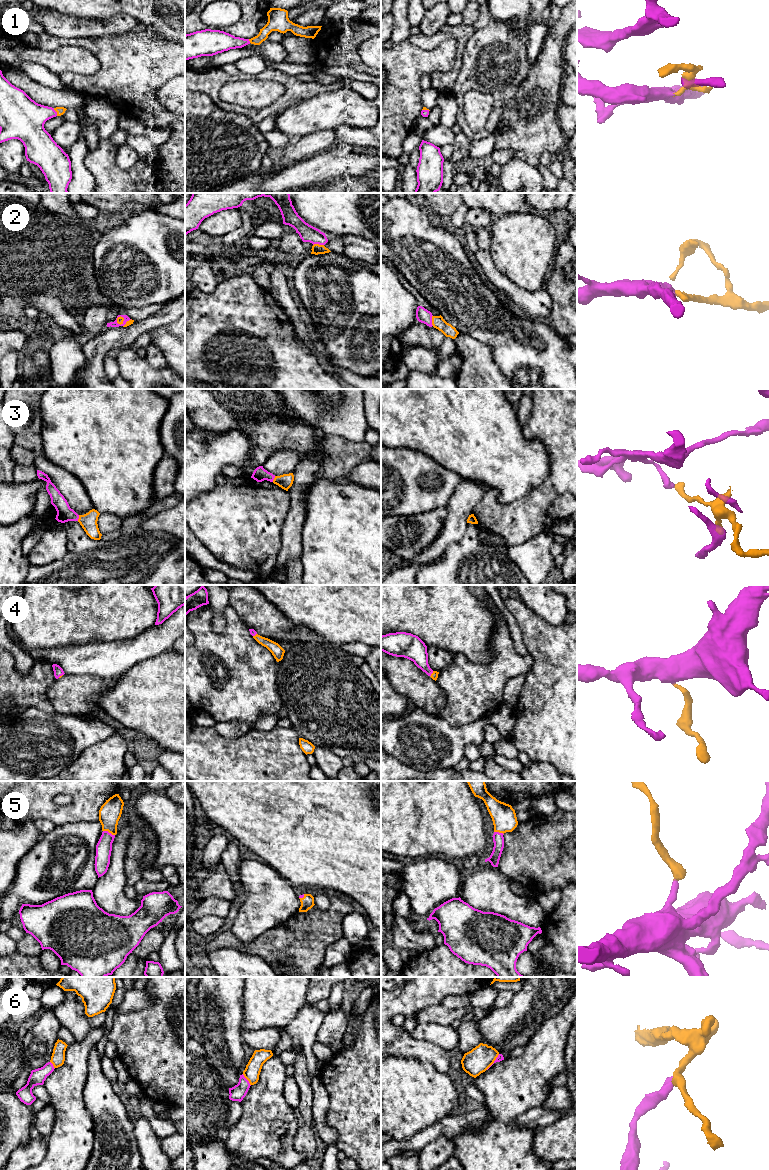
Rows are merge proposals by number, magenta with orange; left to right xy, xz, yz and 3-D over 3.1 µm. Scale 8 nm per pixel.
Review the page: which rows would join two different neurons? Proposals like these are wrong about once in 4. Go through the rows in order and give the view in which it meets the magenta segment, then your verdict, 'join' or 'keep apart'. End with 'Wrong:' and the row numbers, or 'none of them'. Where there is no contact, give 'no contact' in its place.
1: meets magenta in xy; join
2: meets magenta in xz; join
3: meets magenta in xy; keep apart
4: meets magenta in yz; join
5: meets magenta in xy; join
6: meets magenta in xz; keep apart
Wrong: 3, 6

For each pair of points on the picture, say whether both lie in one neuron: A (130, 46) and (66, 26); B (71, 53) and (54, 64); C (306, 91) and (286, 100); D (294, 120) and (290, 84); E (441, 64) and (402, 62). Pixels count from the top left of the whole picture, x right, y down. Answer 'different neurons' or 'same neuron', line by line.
A: different neurons
B: same neuron
C: same neuron
D: different neurons
E: same neuron

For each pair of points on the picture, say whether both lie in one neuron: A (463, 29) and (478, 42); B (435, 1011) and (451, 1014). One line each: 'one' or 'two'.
A: two
B: one

